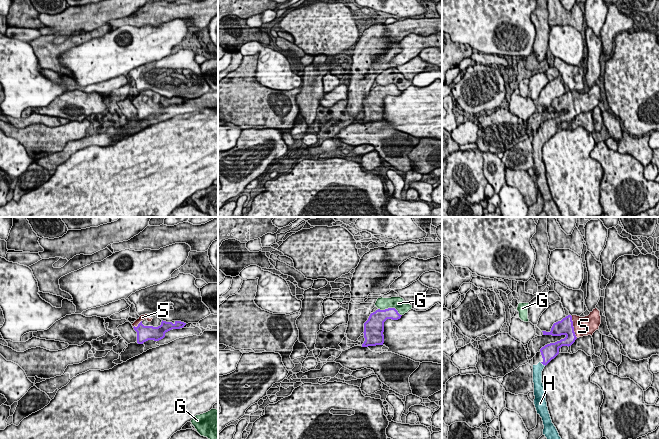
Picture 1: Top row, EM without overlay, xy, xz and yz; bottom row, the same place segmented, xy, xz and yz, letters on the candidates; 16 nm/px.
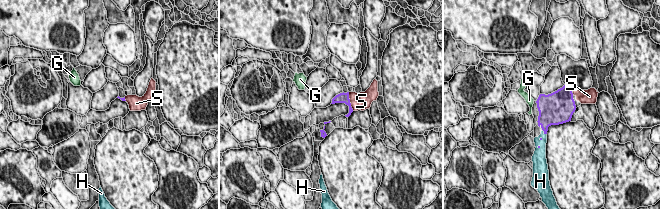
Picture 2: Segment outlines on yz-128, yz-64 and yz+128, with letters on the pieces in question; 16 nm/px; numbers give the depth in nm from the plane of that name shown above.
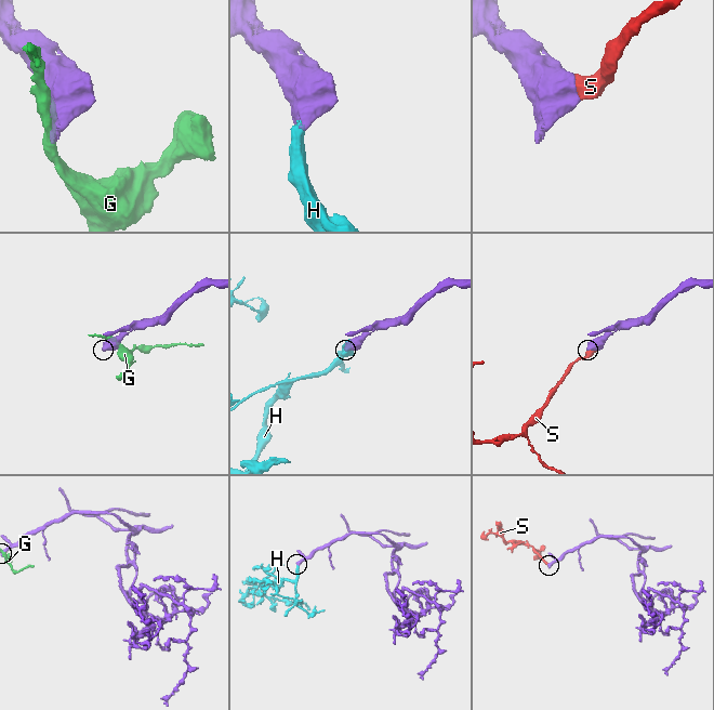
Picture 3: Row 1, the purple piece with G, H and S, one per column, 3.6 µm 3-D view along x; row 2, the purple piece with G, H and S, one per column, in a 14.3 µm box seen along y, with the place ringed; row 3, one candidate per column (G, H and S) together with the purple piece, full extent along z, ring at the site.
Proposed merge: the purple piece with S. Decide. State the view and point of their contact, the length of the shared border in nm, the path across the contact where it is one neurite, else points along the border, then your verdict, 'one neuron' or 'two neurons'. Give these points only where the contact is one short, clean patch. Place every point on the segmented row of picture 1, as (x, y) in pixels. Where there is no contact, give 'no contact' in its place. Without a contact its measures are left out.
contact yz (573, 327); length 360 nm; one neuron

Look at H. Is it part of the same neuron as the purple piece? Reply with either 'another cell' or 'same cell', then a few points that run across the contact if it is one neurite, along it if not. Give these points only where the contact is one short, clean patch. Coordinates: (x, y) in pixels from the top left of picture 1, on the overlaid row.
same cell

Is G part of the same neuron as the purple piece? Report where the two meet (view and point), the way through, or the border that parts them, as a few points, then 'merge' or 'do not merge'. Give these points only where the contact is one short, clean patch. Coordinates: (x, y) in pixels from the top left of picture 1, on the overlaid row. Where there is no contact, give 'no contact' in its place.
xz (390, 308) | do not merge

